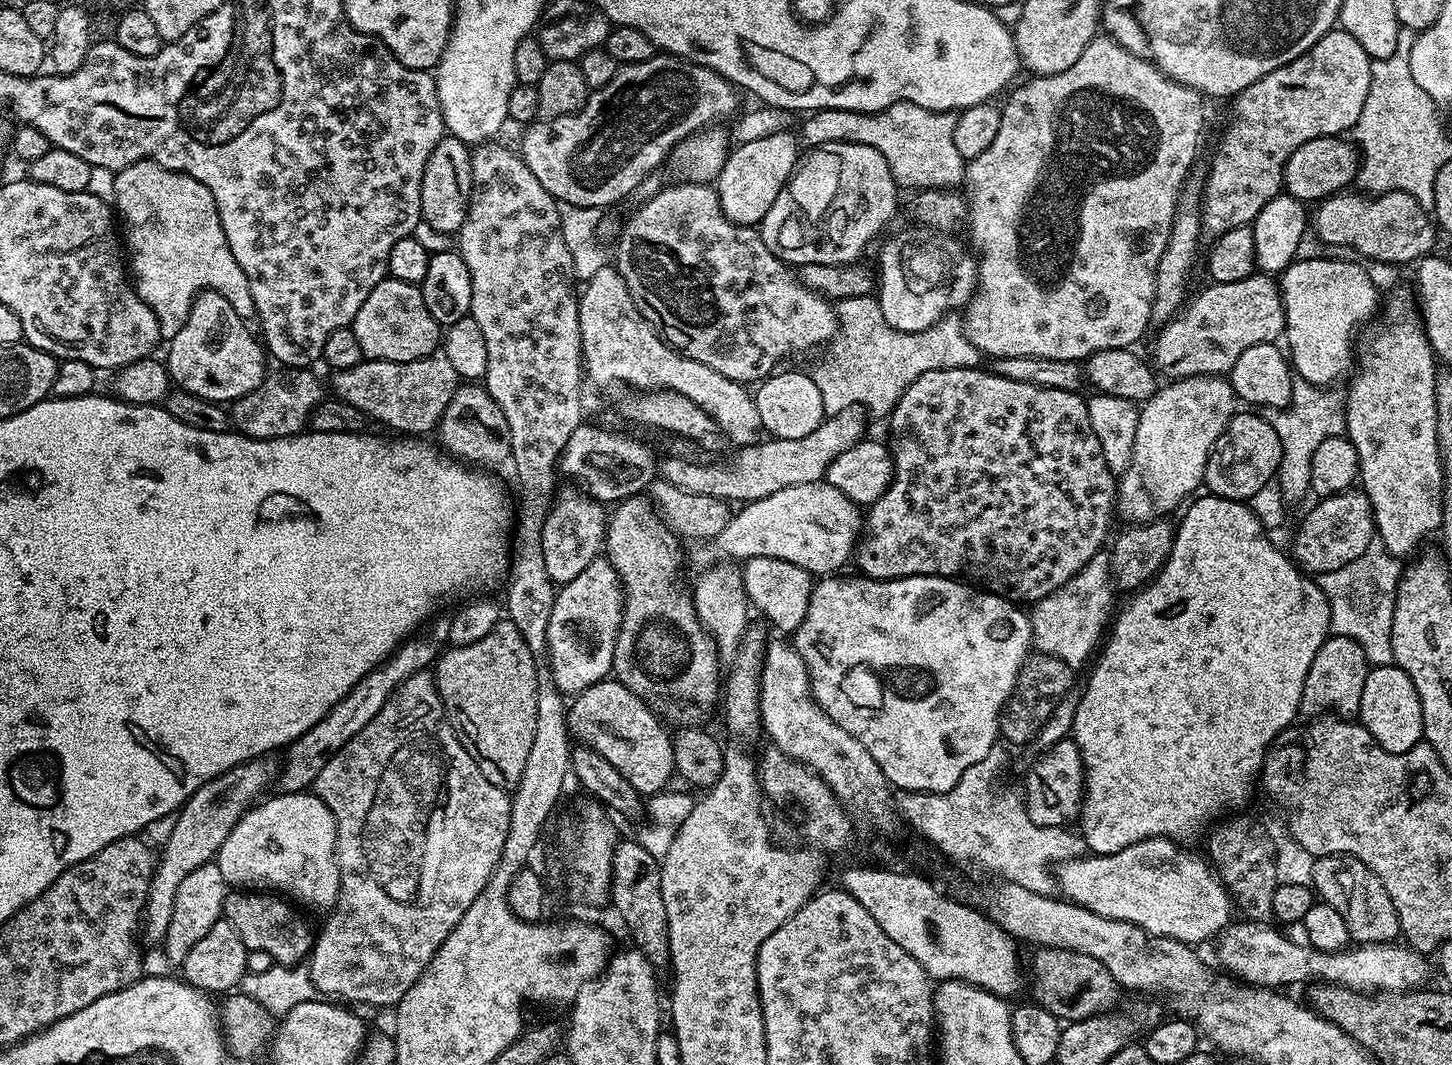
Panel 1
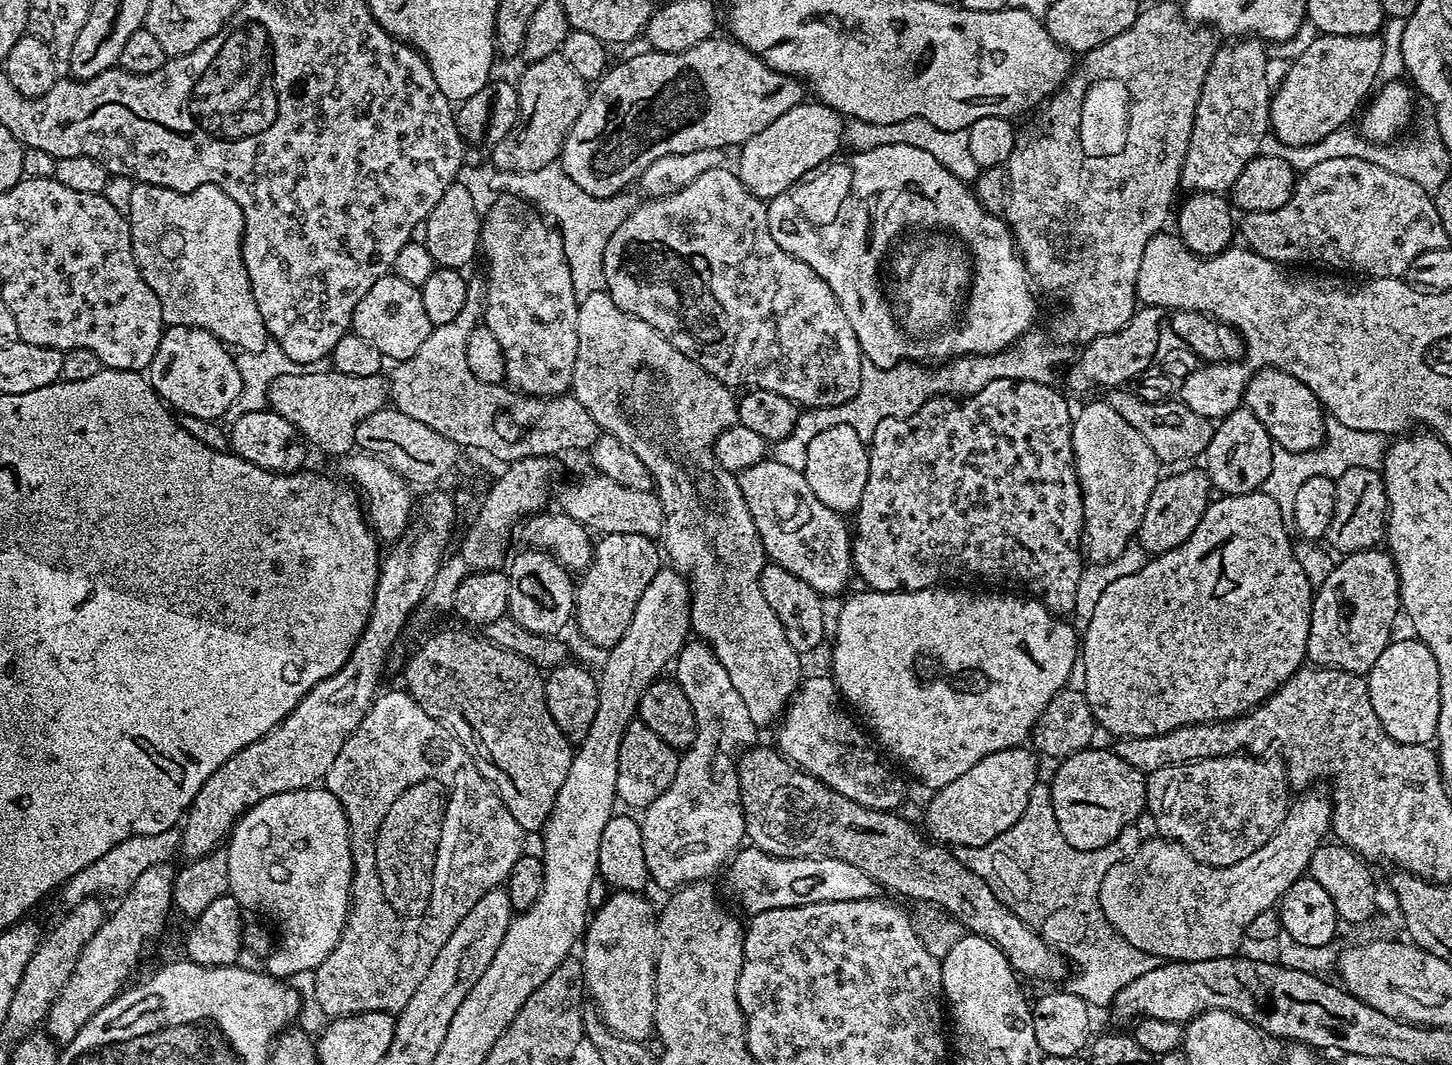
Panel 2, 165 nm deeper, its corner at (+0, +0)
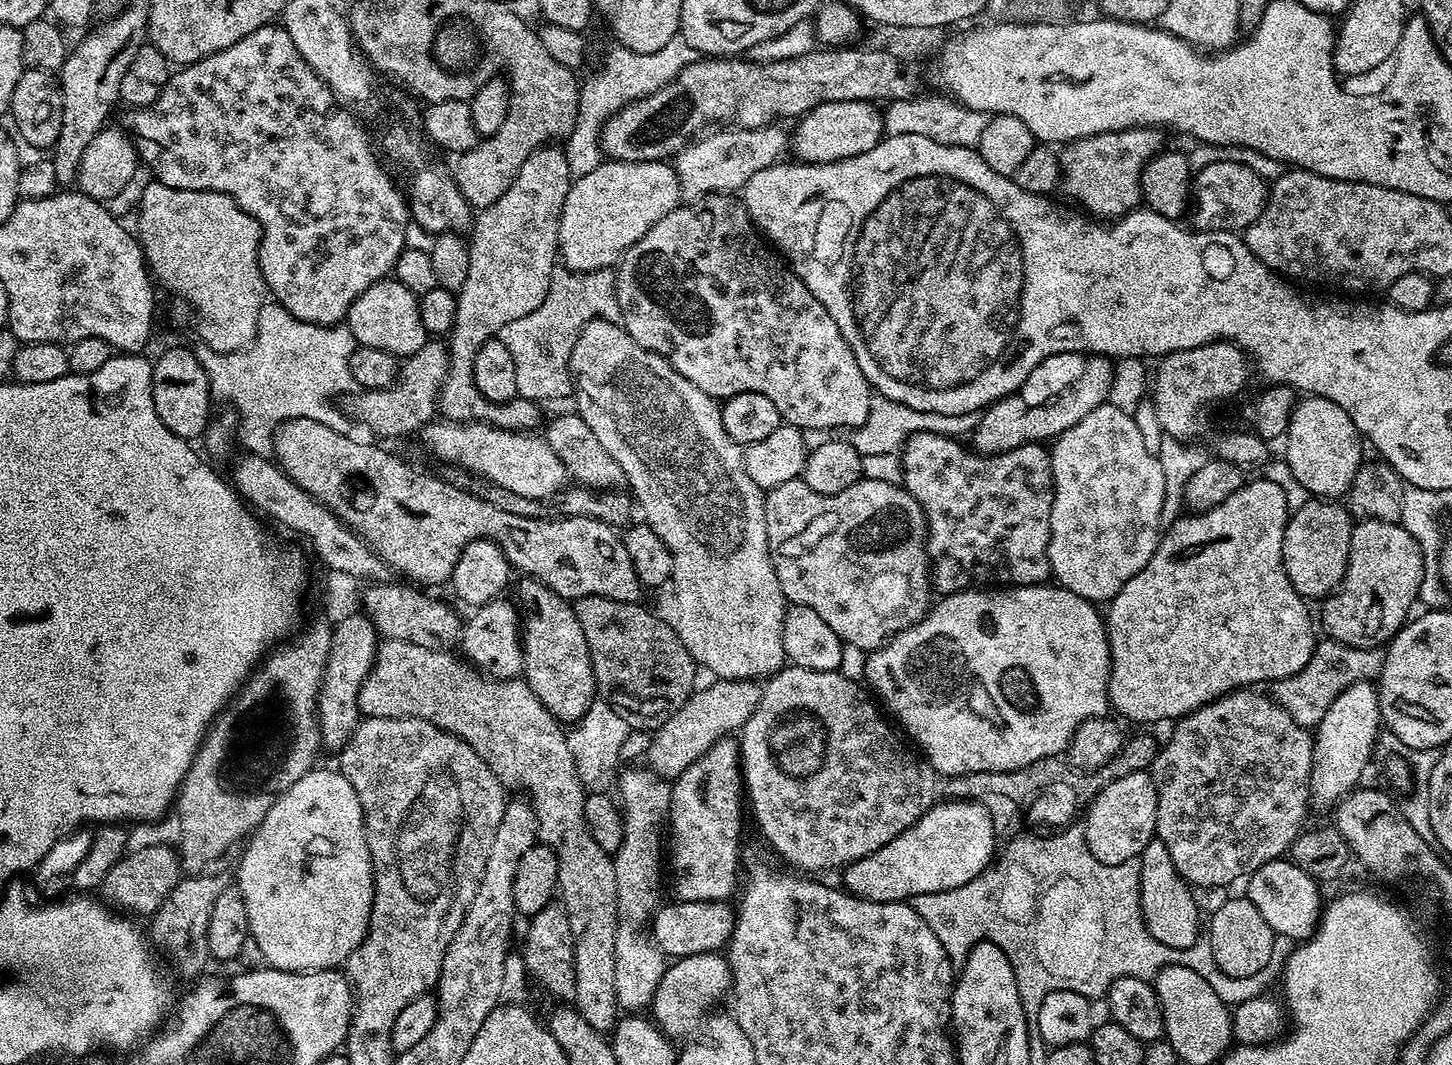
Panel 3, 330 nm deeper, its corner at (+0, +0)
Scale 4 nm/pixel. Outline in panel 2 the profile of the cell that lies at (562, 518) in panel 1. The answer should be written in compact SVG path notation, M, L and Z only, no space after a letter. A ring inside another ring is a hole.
M547 550L527 551L518 553L516 557L513 555L506 568L509 584L507 615L512 616L518 626L524 626L534 634L560 636L576 611L573 573L562 567Z

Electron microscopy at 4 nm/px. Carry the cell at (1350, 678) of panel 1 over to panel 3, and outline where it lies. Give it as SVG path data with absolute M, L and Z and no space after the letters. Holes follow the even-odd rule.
M1361 520L1353 523L1350 534L1350 554L1344 577L1340 586L1323 601L1318 612L1318 620L1324 623L1329 637L1340 644L1355 648L1379 648L1408 623L1412 608L1419 601L1419 587L1422 586L1424 574L1424 556L1422 547L1413 535L1399 522L1382 522L1381 520Z

